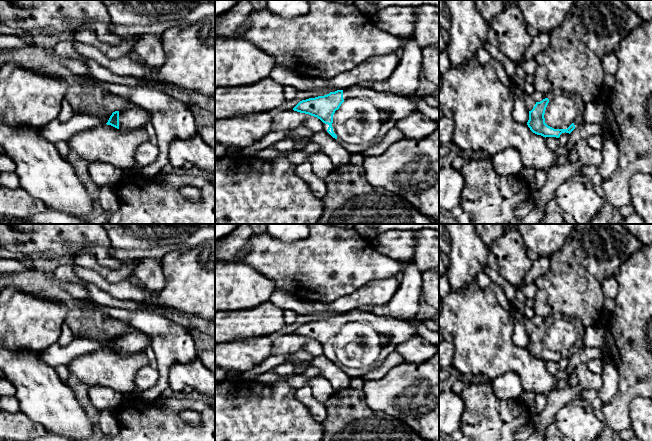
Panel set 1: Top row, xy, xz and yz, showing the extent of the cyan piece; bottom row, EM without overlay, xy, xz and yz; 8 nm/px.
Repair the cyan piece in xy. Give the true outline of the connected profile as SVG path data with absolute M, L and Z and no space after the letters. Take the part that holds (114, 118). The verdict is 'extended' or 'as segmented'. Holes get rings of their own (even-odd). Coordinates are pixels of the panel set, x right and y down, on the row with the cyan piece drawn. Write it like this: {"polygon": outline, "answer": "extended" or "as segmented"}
{"polygon": "M130 102L126 108L113 112L106 124L119 129L121 132L129 132L145 129L148 121L151 121L149 111Z", "answer": "extended"}

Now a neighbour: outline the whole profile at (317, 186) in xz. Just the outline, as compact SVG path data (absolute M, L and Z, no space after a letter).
M305 161L296 164L294 172L299 178L307 183L310 191L316 198L323 200L326 194L326 183L314 173L310 162Z

